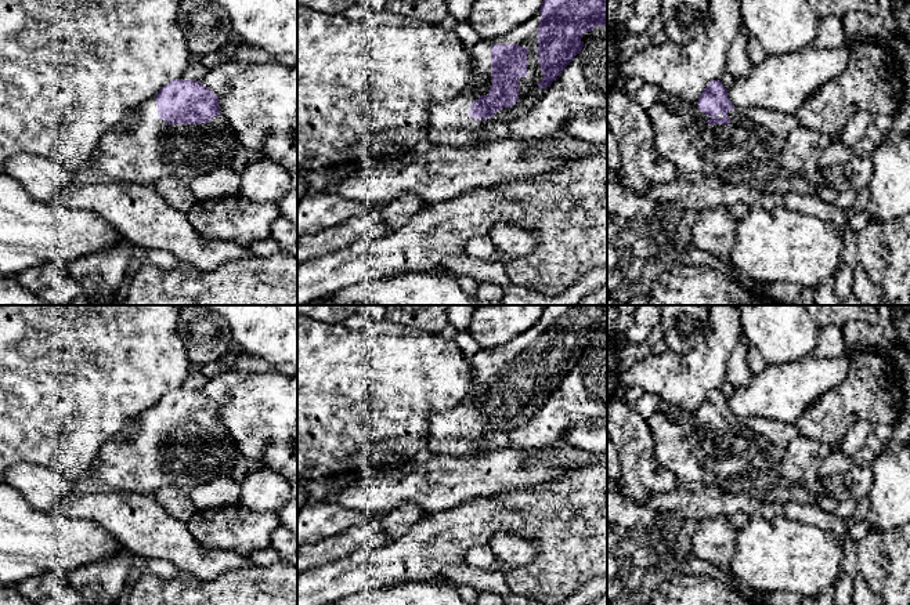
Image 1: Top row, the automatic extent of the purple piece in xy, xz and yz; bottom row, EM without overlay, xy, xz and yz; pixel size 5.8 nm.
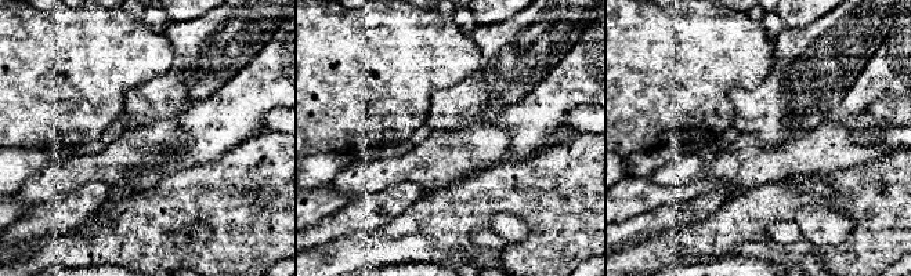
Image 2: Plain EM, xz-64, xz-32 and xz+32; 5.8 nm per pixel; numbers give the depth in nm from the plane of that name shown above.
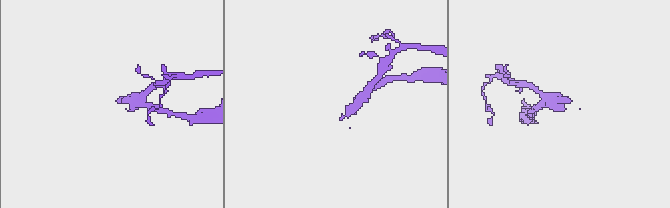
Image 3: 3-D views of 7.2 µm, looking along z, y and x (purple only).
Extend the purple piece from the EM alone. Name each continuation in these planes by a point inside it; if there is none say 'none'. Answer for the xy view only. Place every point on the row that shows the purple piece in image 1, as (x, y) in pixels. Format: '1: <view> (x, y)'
1: xy (150, 151)

